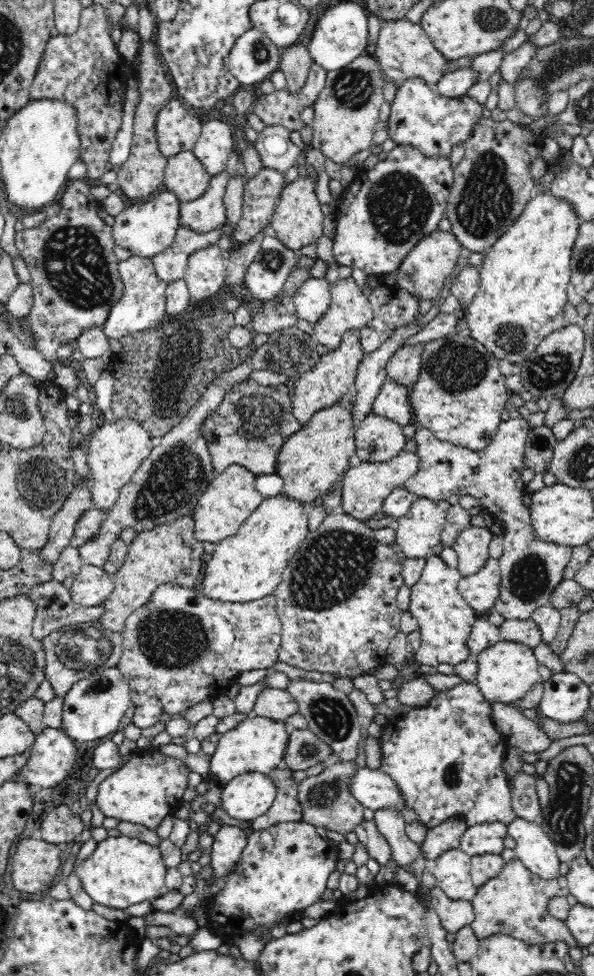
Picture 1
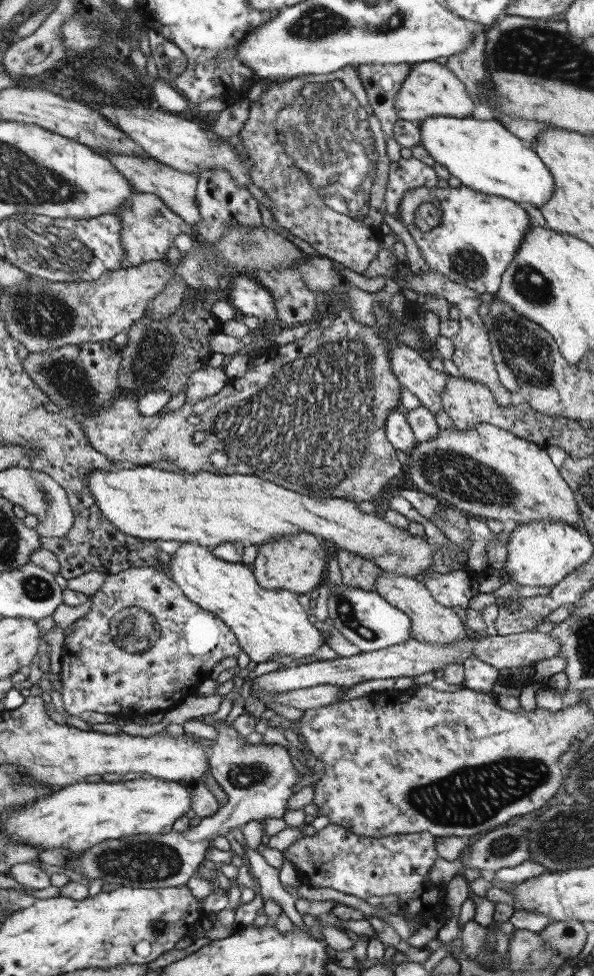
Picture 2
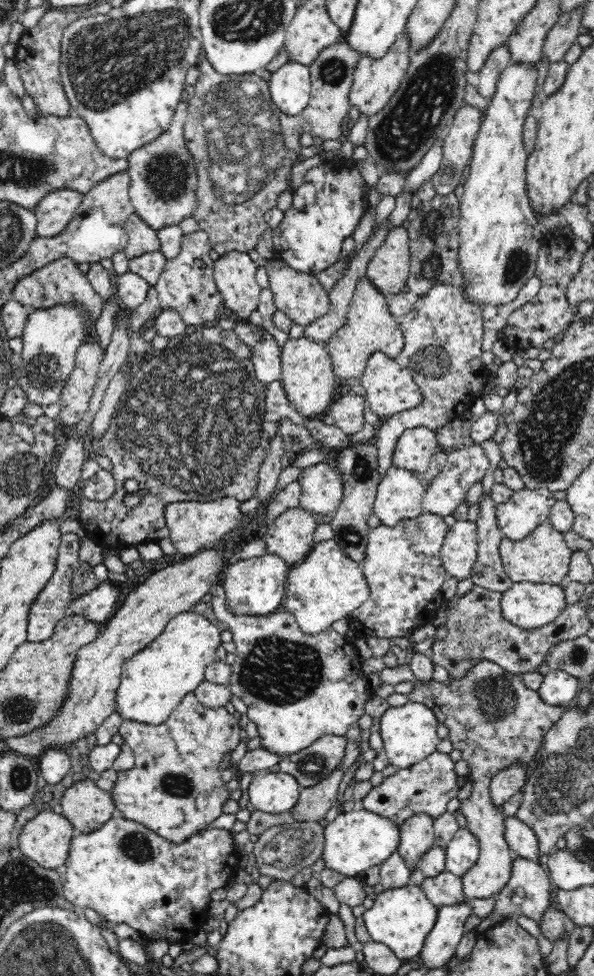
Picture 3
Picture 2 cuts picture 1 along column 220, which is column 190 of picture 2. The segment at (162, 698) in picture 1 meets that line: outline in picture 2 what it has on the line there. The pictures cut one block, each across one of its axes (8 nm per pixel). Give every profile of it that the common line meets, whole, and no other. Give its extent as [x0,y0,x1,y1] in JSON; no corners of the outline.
[61,565,241,717]

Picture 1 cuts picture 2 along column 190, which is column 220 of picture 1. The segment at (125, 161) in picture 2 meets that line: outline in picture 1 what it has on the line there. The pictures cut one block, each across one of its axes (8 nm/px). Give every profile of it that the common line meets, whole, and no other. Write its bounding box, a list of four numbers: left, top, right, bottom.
[180,171,229,234]

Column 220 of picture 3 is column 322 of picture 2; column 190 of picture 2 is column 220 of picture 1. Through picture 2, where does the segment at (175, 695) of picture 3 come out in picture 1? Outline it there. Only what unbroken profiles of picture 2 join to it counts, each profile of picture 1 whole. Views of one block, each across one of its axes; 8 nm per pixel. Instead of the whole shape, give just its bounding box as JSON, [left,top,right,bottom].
[198,494,310,602]

